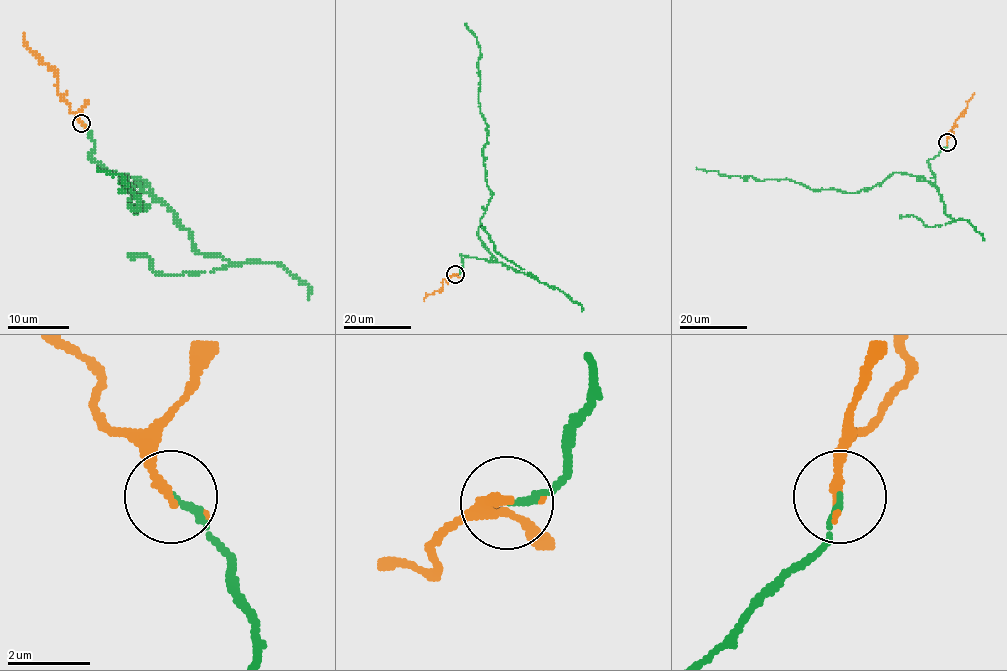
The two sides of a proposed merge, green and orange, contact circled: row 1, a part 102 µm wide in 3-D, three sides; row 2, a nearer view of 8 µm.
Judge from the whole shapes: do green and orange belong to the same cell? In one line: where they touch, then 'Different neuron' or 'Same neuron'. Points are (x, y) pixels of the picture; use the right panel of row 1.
Place: (947, 142). Same neuron

